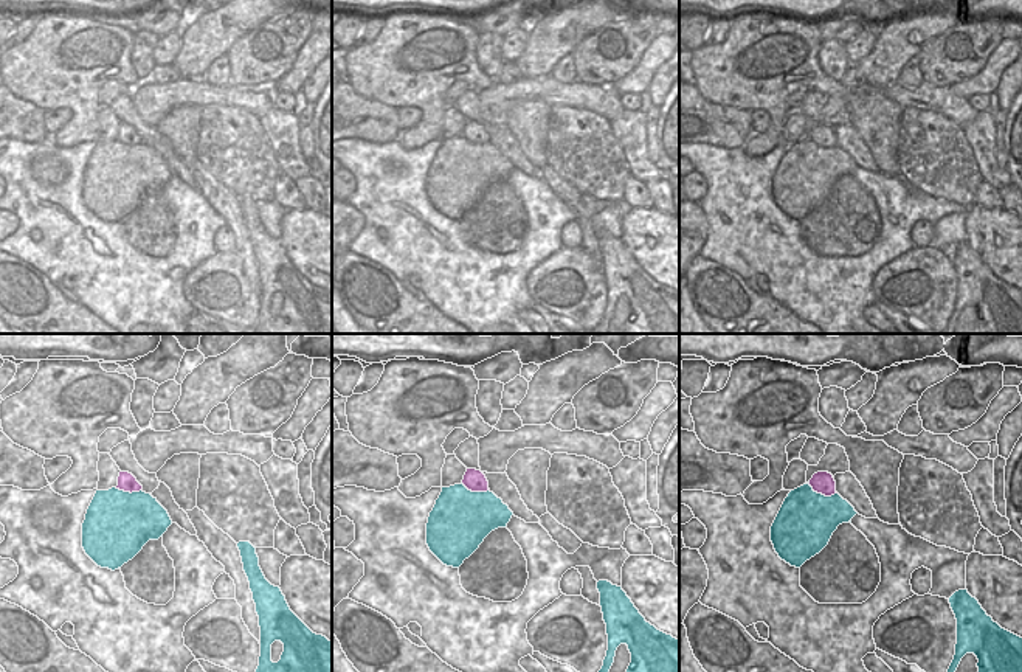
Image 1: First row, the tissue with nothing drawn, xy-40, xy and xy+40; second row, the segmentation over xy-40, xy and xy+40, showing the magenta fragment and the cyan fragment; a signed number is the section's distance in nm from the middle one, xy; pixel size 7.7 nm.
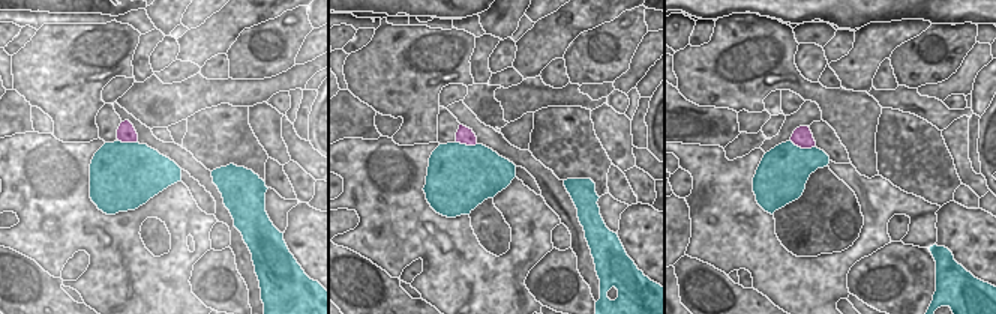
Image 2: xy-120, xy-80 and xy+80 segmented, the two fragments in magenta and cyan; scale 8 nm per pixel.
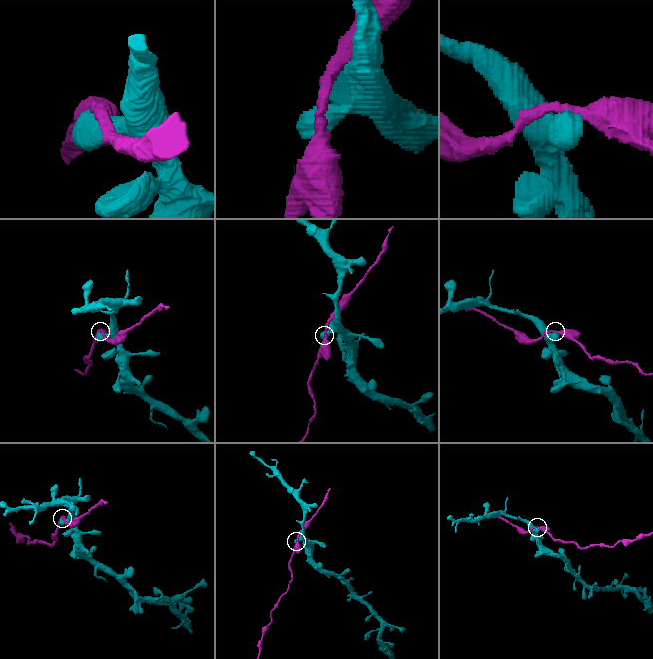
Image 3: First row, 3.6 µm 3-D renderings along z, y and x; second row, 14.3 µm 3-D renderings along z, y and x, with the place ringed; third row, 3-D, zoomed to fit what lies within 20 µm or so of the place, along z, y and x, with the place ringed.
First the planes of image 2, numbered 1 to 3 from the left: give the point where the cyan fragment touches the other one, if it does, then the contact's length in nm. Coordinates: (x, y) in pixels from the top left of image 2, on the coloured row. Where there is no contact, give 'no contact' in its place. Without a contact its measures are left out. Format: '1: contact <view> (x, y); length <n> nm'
1: contact xy-120 (128, 141); length 170 nm
2: contact xy-80 (465, 143); length 180 nm
3: contact xy+80 (801, 147); length 220 nm

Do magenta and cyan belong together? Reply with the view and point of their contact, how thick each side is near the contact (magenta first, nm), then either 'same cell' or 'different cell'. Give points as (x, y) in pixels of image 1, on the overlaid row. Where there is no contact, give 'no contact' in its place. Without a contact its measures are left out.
meets magenta in xy+40 at (822, 494); 170 nm thick on the magenta side, 460 nm on the other; different cell

